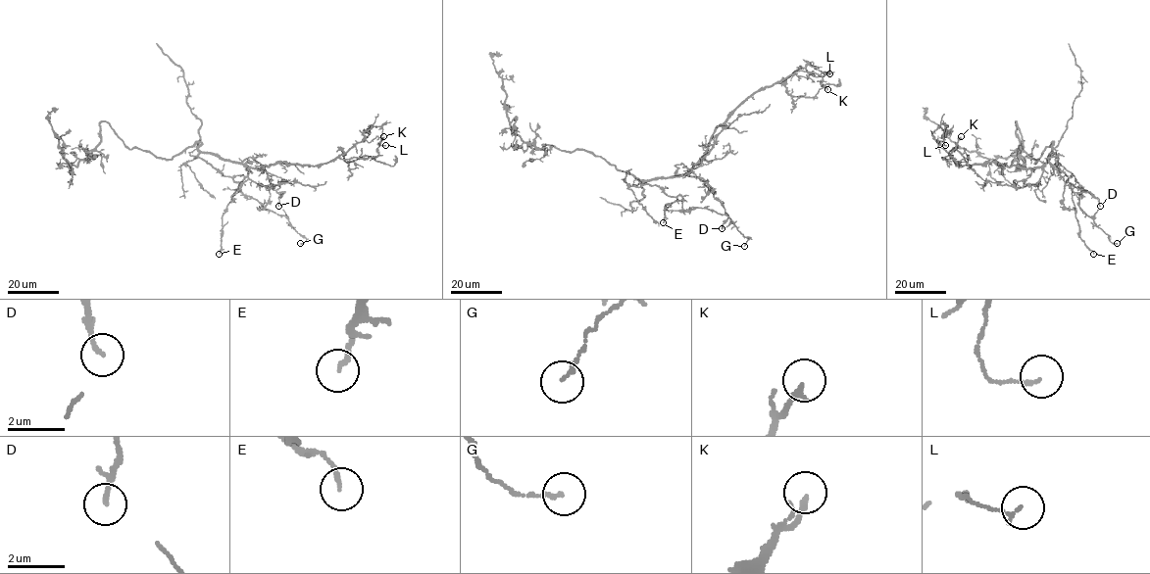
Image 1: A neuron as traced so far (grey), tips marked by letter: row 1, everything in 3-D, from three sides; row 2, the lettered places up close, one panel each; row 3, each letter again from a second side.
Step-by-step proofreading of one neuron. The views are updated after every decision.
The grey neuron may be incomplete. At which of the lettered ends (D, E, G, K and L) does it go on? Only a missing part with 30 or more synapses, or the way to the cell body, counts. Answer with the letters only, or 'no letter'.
no letter

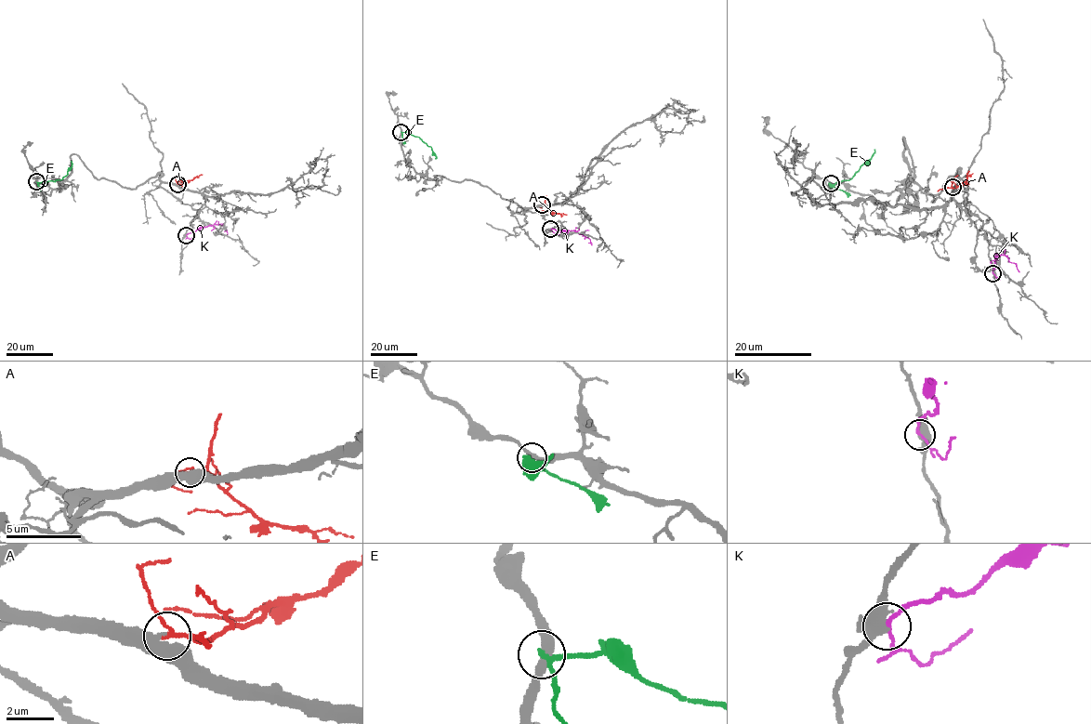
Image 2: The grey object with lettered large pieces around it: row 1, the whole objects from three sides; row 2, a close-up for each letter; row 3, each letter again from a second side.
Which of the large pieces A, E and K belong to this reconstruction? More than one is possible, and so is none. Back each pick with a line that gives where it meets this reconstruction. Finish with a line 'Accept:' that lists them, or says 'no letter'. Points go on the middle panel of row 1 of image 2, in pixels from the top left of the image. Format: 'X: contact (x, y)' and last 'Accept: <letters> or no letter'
A: contact (542, 204)
Accept: A

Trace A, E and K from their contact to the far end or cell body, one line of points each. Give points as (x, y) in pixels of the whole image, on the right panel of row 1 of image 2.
A: (952, 187), (966, 180), (969, 171)
E: (831, 183), (848, 180), (871, 157), (874, 150)
K: (992, 273), (997, 266), (995, 256), (999, 255), (1007, 256), (1019, 272)

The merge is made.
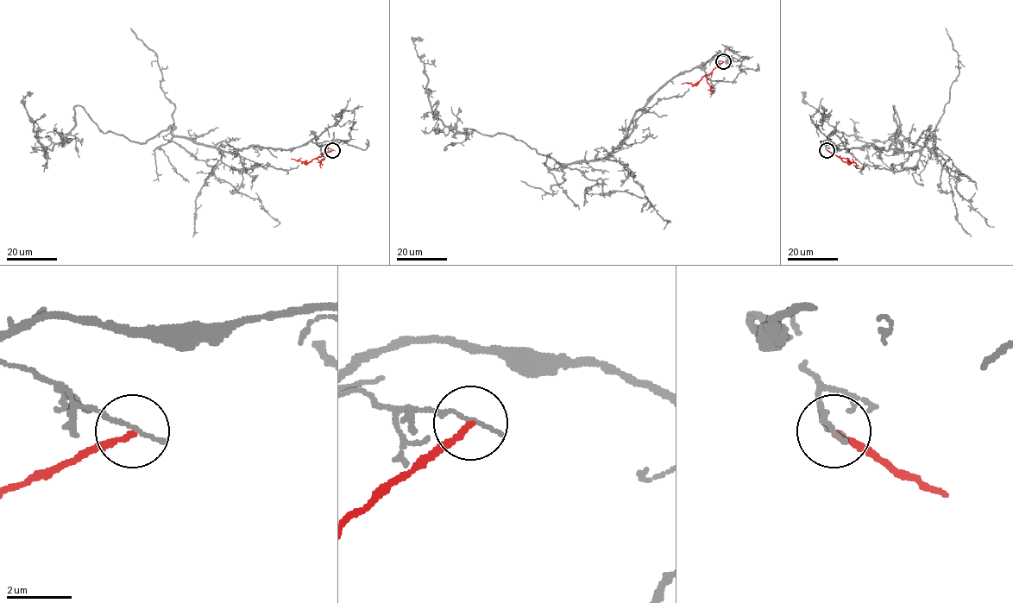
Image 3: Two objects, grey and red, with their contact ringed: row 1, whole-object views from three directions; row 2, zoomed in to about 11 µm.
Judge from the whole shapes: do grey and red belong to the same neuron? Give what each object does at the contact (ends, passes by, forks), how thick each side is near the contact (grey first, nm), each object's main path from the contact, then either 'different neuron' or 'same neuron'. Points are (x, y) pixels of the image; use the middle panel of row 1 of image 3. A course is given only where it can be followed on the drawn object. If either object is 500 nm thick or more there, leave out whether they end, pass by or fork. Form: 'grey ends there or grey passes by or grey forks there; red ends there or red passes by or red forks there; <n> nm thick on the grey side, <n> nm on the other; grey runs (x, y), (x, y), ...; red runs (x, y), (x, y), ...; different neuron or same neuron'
grey ends there; red ends there; 120 nm thick on the grey side, 170 nm on the other; grey runs (723, 61), (670, 78), (605, 158), (564, 166), (505, 134), (459, 133), (435, 116), (413, 42), (424, 39); red runs (723, 61), (695, 84), (681, 84); different neuron

